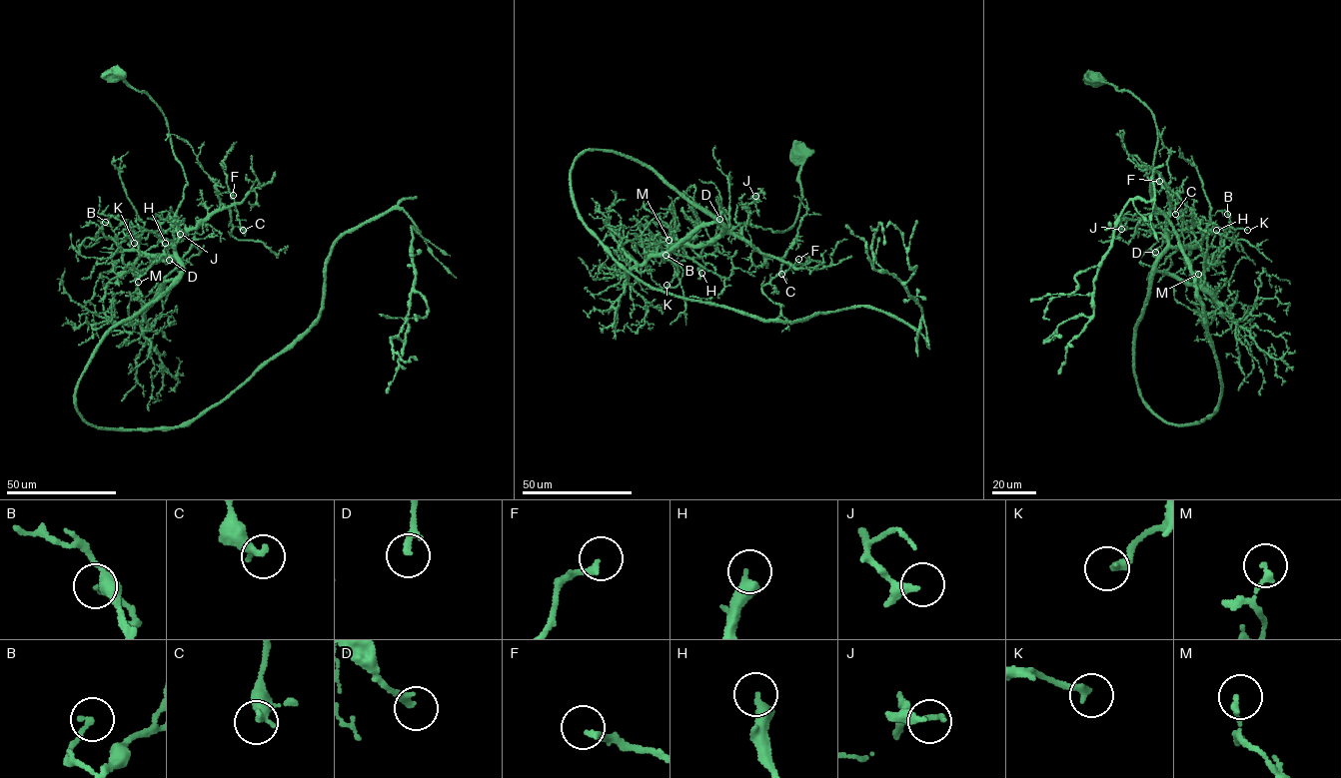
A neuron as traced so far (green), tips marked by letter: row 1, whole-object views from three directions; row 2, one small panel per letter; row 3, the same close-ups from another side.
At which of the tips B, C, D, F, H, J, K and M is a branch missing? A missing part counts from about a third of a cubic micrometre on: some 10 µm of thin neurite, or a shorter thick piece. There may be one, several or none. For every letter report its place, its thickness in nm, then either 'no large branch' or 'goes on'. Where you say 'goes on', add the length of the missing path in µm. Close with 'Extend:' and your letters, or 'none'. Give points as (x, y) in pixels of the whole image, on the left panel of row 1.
B: at (105, 222); 170 nm thick; no large branch
C: at (243, 230); 340 nm thick; no large branch
D: at (169, 260); 220 nm thick; no large branch
F: at (233, 195); 240 nm thick; no large branch
H: at (165, 243); 360 nm thick; no large branch
J: at (180, 234); 220 nm thick; no large branch
K: at (134, 243); 260 nm thick; no large branch
M: at (138, 282); 180 nm thick; no large branch
Extend: none

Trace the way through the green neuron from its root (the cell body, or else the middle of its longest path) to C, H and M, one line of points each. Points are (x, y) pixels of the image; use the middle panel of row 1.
C: (802, 153), (801, 201), (791, 227), (775, 232), (742, 223), (730, 232), (757, 250), (789, 264), (781, 274)
H: (802, 153), (791, 227), (701, 225), (673, 252), (701, 273)
M: (802, 153), (801, 201), (788, 229), (742, 223), (723, 233), (718, 223), (700, 225), (658, 254), (669, 240)

